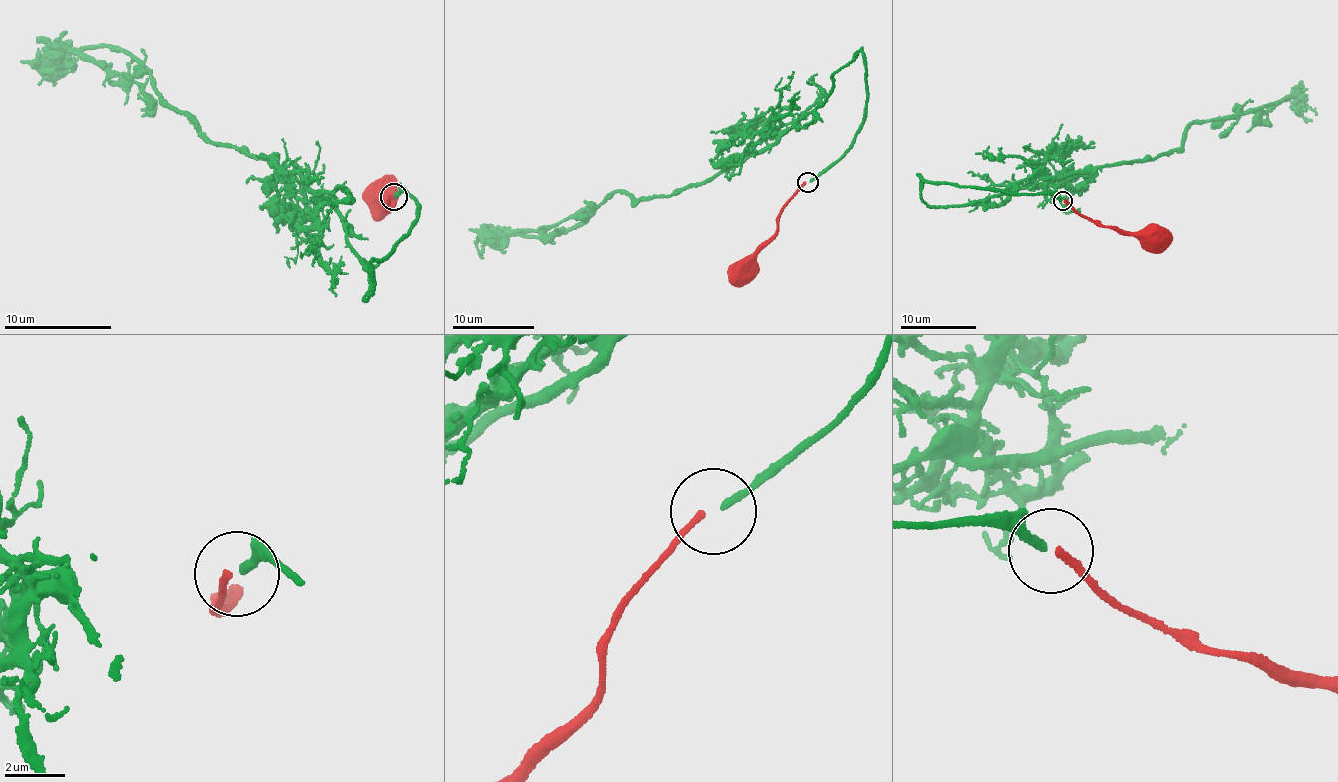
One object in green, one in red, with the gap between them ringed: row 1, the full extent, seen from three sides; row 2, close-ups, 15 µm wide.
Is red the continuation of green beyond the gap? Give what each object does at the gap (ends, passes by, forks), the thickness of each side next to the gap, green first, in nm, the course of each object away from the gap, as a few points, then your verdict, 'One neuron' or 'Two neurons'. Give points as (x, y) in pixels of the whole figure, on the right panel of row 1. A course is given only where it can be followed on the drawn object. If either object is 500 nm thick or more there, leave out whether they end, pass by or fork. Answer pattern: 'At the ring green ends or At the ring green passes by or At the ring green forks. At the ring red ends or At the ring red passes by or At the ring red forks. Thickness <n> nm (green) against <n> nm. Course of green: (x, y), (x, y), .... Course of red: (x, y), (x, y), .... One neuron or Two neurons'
At the ring green ends. At the ring red ends. Thickness 260 nm (green) against 220 nm. Course of green: (1061, 201), (920, 176), (930, 207), (958, 207), (1032, 177), (1155, 158), (1191, 124), (1291, 95), (1316, 115). Course of red: (1064, 201), (1101, 224), (1131, 233), (1157, 230), (1160, 237). One neuron

